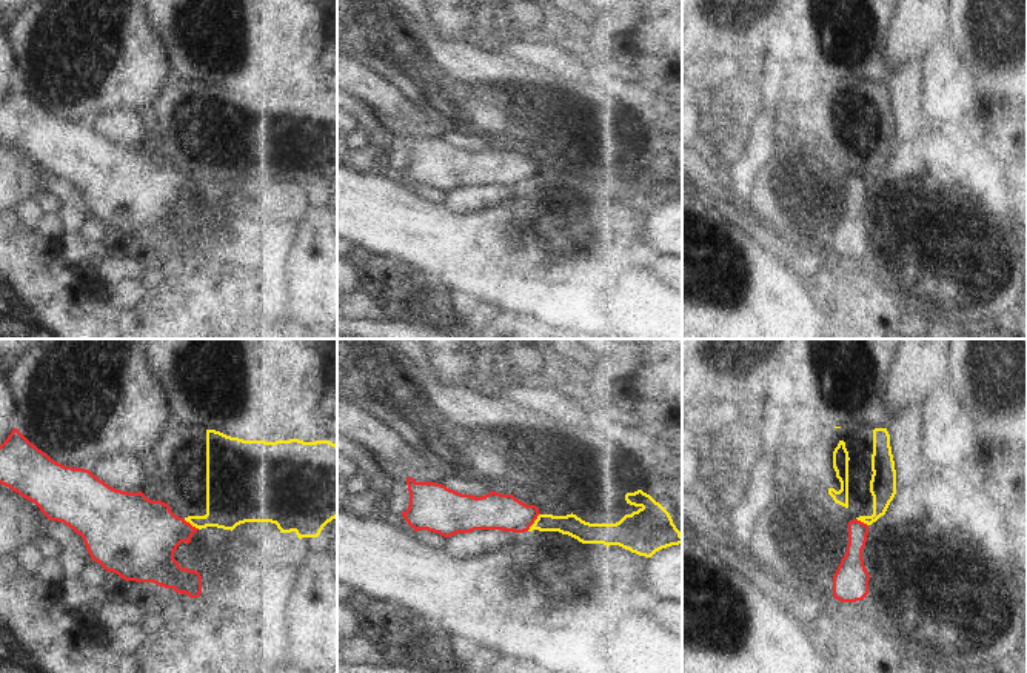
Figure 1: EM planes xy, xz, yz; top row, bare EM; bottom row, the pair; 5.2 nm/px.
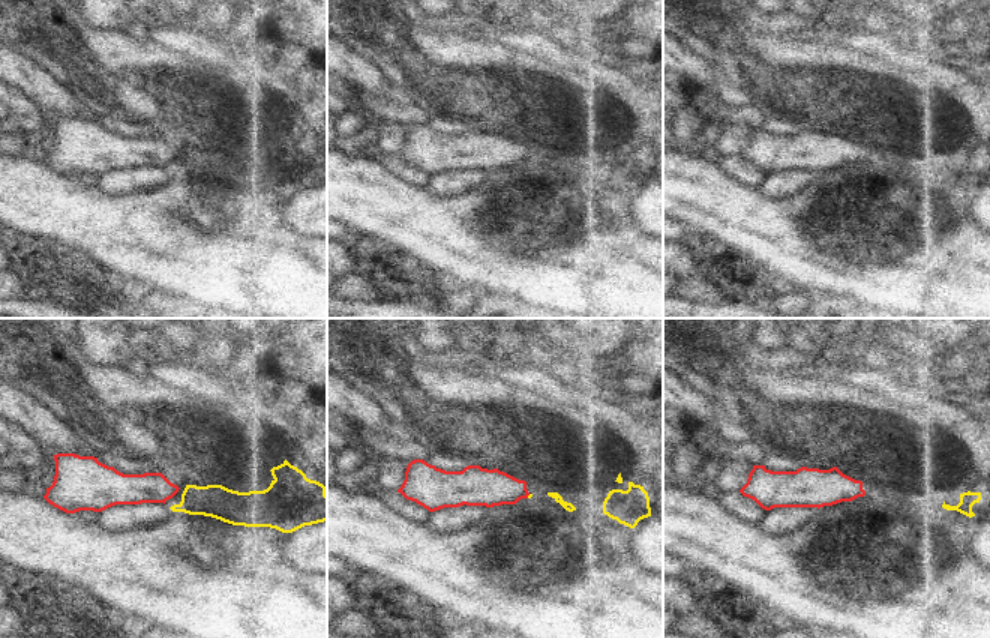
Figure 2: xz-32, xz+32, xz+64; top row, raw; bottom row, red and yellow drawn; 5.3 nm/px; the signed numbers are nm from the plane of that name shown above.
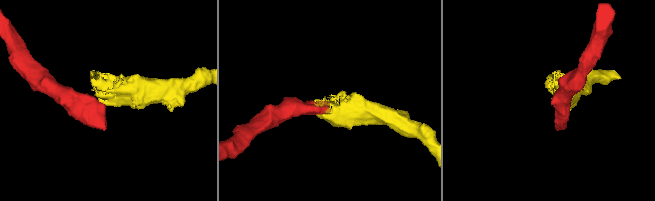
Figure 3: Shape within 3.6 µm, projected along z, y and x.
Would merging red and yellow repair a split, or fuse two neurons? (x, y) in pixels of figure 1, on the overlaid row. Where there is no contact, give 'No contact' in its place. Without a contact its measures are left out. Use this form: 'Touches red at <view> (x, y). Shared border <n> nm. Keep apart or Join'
Touches red at xz (533, 522). Shared border 120 nm. Keep apart.

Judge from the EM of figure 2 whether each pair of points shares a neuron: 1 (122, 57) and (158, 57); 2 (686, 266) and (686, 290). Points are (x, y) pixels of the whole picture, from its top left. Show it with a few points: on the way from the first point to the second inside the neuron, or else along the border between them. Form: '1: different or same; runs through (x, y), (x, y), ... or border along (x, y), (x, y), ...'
1: same; runs through (131, 57), (149, 57)
2: different; border along (695, 273), (678, 278)

